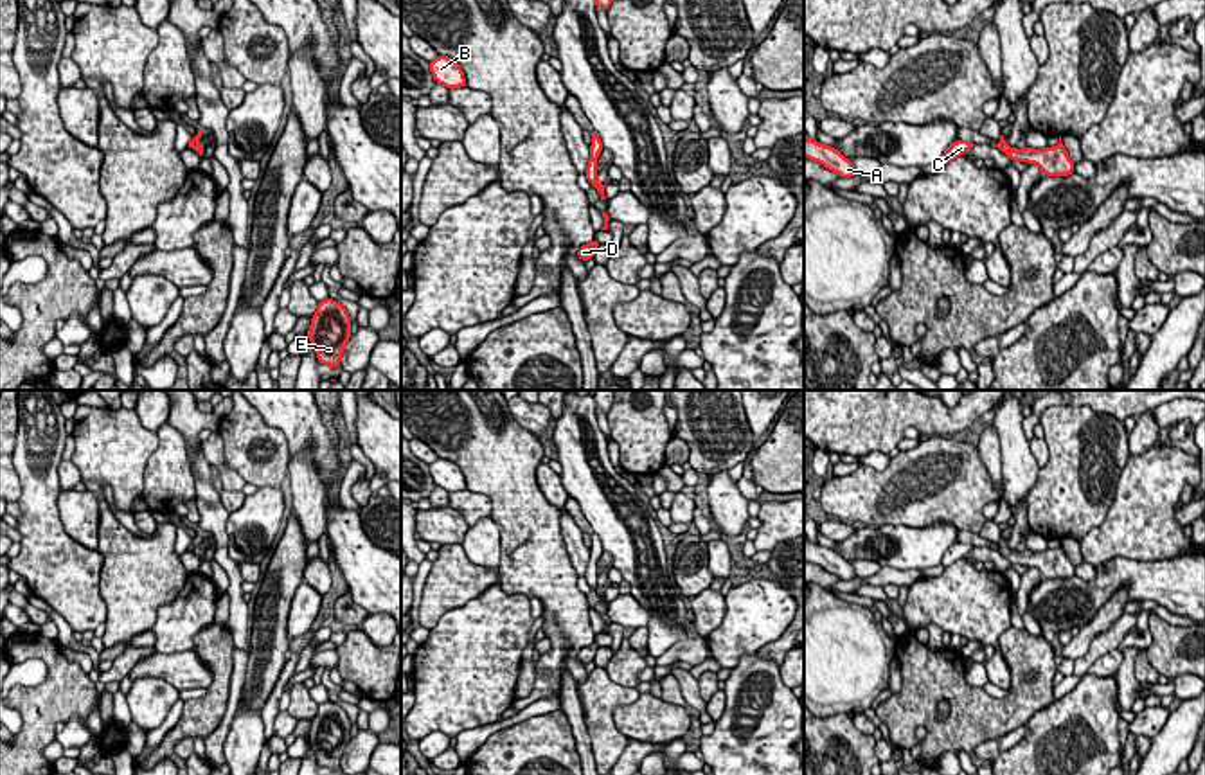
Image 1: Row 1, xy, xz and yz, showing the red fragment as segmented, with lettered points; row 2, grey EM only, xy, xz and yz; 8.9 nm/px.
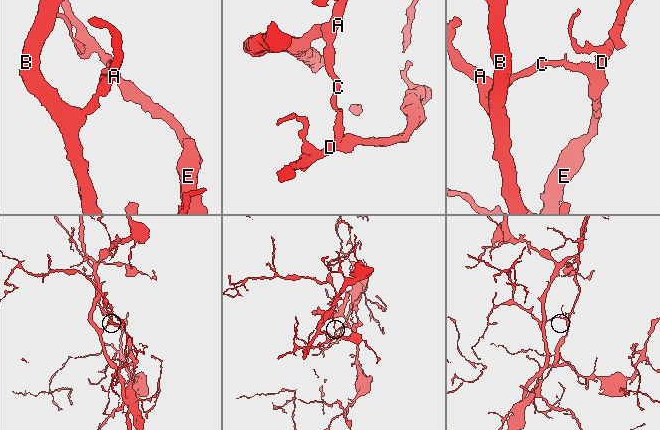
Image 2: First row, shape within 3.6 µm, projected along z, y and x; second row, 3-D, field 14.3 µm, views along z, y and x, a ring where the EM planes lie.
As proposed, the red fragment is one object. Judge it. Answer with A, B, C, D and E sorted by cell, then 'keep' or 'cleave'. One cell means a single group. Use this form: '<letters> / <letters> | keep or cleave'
A B C / D E | cleave

